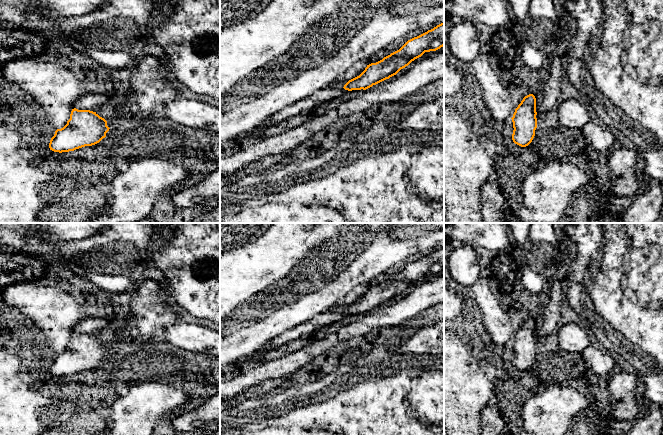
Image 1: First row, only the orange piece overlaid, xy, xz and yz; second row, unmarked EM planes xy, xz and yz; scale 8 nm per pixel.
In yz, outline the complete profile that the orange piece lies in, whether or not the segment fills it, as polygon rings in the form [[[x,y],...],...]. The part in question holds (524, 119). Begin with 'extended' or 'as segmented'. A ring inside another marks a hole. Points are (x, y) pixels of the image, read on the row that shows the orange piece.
as segmented | [[[529,94],[523,98],[511,118],[514,128],[512,140],[515,144],[526,147],[532,142],[537,128],[536,115],[536,98]]]

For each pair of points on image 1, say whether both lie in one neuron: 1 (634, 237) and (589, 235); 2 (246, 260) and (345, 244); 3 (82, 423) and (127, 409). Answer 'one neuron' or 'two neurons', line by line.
1: two neurons
2: two neurons
3: two neurons

